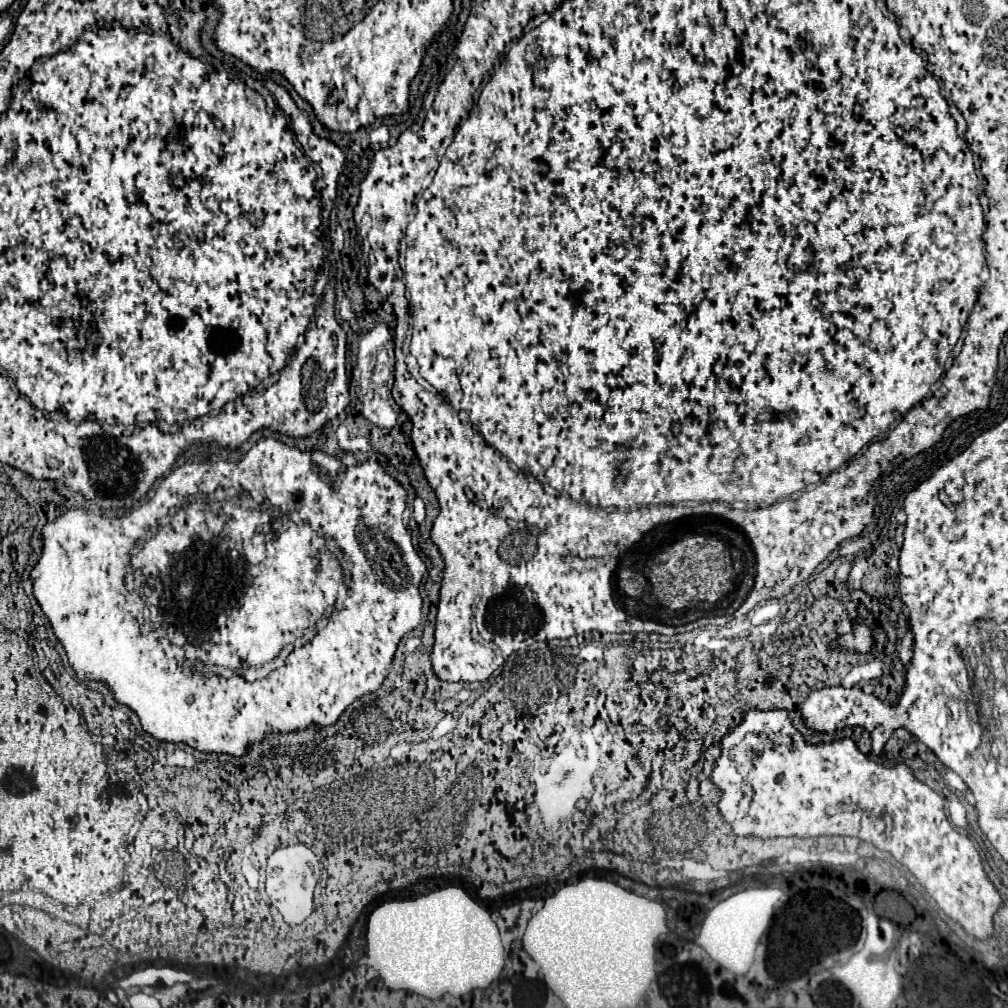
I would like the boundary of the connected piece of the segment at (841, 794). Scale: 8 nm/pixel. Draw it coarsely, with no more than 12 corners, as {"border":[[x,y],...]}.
{"border":[[746,712],[712,772],[736,836],[856,836],[988,938],[944,798],[848,738]]}

